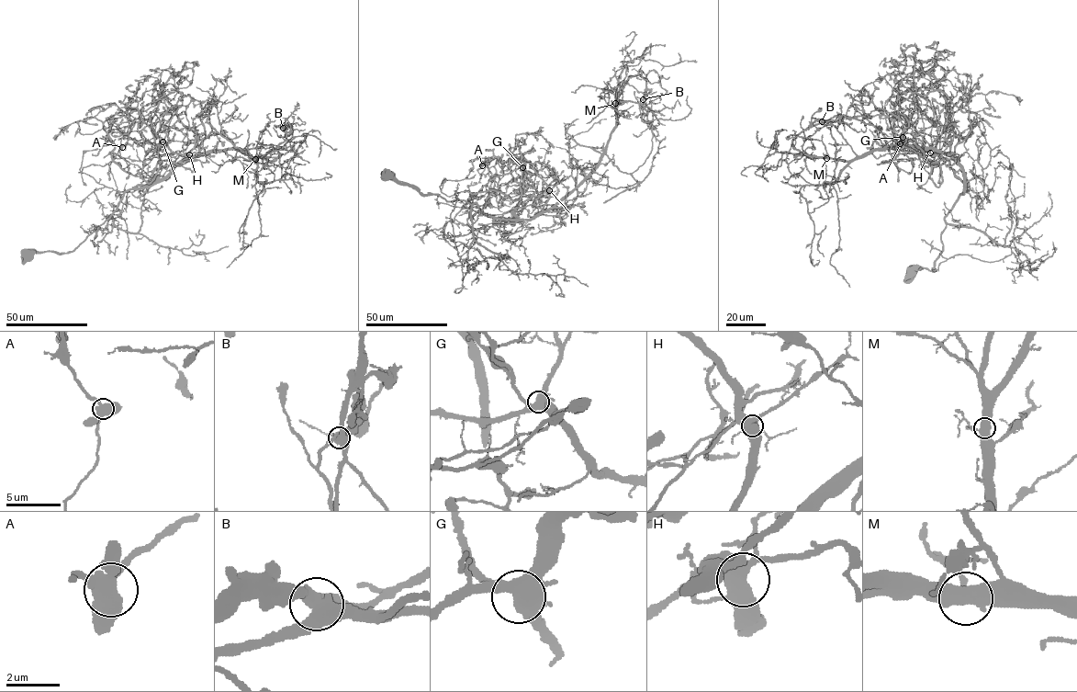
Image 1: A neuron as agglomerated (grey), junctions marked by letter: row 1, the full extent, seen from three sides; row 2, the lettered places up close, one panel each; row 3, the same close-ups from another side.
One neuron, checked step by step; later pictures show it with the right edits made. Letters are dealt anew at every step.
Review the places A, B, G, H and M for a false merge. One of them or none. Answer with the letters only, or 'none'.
B

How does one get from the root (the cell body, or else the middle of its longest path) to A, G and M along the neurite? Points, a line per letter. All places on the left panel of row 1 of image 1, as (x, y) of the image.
A: (28, 255), (72, 252), (125, 192), (156, 180), (153, 169), (162, 161), (148, 125), (136, 122), (122, 147)
G: (28, 255), (72, 252), (109, 217), (125, 192), (161, 182), (189, 156), (173, 153), (162, 141)
M: (28, 255), (72, 252), (109, 217), (125, 192), (150, 187), (186, 159), (232, 149), (241, 149), (255, 159)

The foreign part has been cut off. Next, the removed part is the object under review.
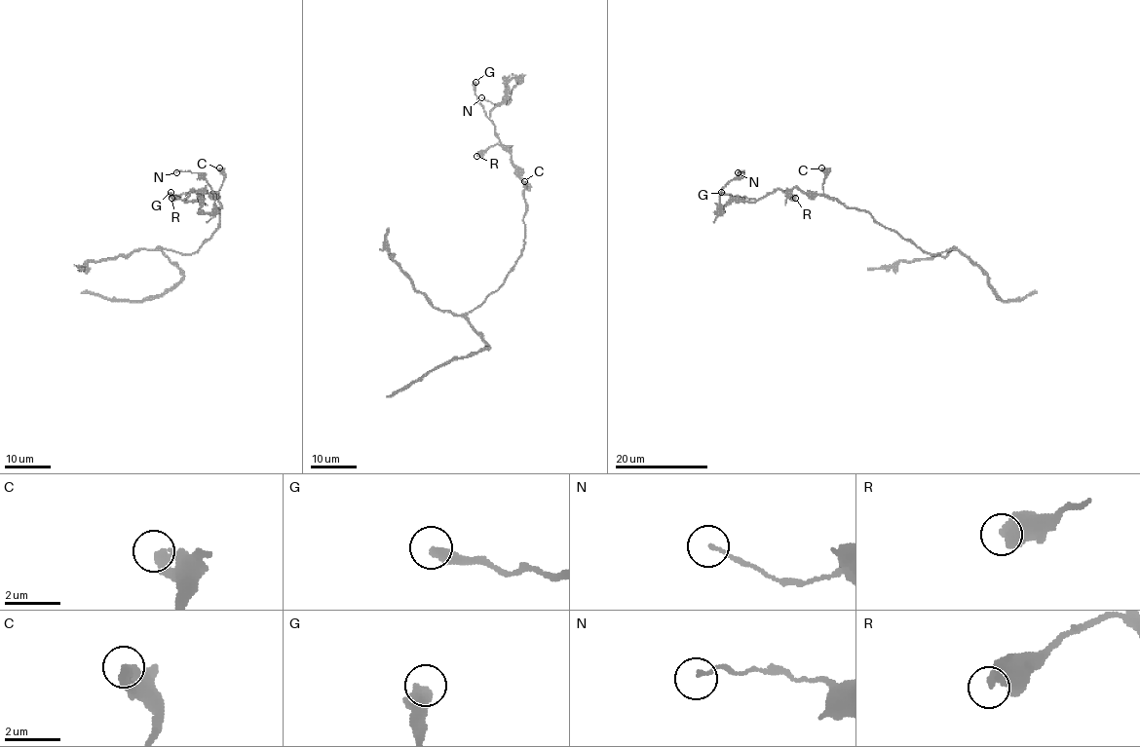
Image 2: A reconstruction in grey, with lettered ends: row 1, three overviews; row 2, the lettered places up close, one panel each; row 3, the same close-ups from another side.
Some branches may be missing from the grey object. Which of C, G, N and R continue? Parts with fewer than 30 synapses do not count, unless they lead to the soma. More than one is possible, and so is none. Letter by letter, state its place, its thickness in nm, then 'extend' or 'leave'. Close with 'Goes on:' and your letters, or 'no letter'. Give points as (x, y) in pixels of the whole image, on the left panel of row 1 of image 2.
C: (219, 168) | 400 nm | leave
G: (170, 192) | 480 nm | leave
N: (176, 172) | 110 nm | leave
R: (171, 198) | 550 nm | leave
Goes on: no letter

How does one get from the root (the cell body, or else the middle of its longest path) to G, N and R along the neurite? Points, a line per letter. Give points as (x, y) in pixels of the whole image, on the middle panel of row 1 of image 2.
G: (524, 238), (524, 185), (516, 173), (511, 152), (501, 143), (495, 127), (474, 93), (475, 82)
N: (524, 238), (524, 185), (489, 119), (505, 99), (506, 84), (519, 79), (502, 102), (481, 97)
R: (524, 238), (524, 185), (516, 173), (511, 154), (494, 144), (476, 156)

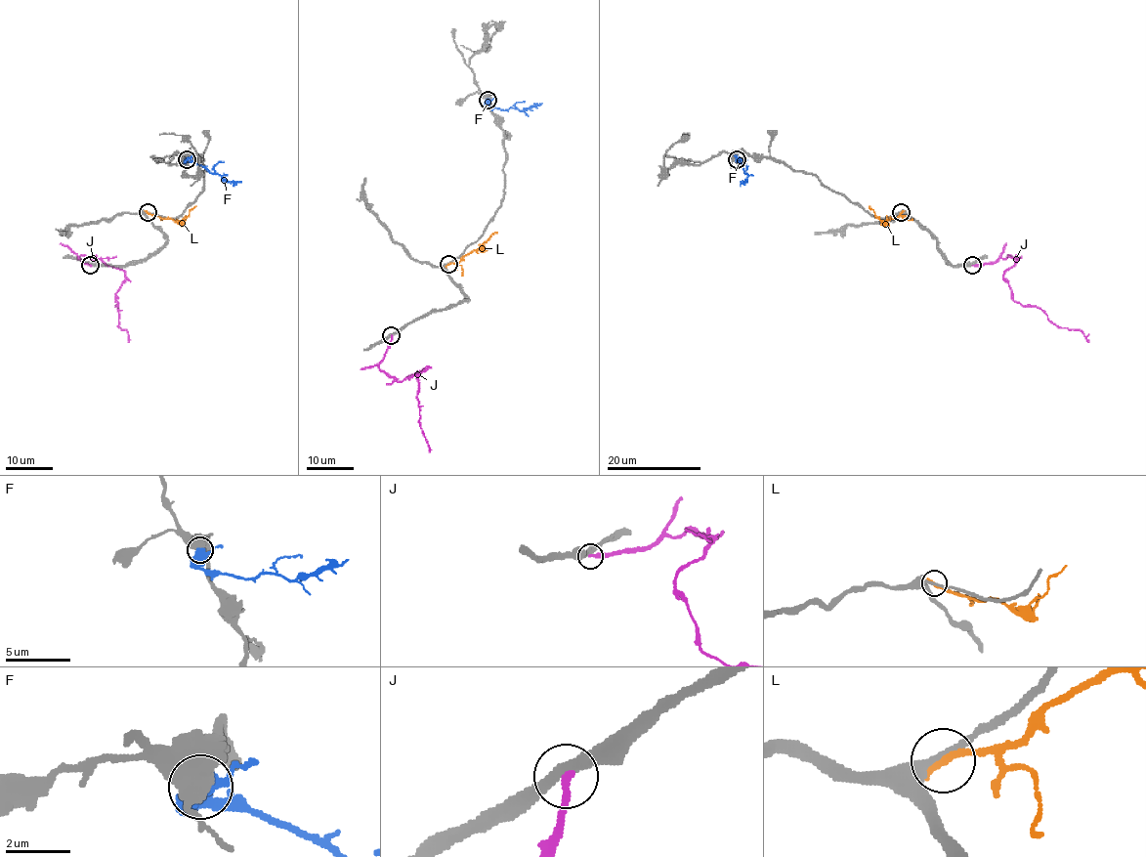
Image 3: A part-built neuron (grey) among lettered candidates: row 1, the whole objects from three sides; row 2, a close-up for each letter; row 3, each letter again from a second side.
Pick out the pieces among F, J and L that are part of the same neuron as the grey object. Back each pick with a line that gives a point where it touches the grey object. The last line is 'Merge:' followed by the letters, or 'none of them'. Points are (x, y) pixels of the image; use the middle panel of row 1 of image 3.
Merge: none of them

